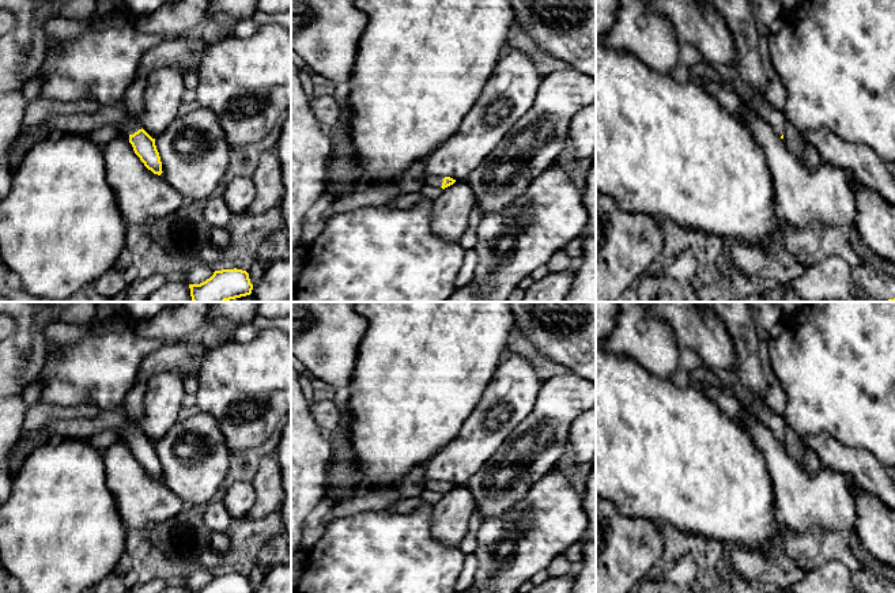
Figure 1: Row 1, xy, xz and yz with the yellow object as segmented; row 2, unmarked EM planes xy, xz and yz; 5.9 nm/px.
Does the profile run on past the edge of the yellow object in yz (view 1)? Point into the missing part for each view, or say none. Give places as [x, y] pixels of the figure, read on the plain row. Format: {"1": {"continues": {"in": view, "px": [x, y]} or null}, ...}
{"1": {"continues": null}}

